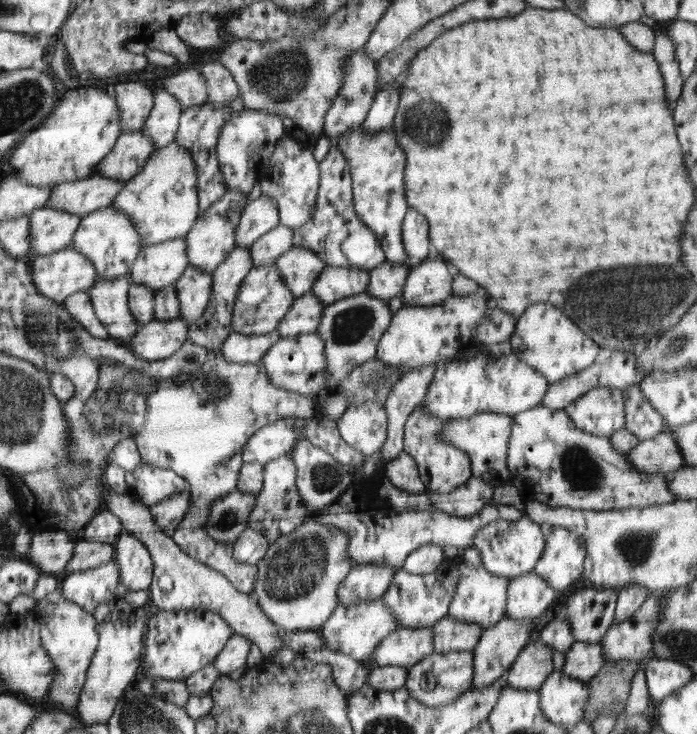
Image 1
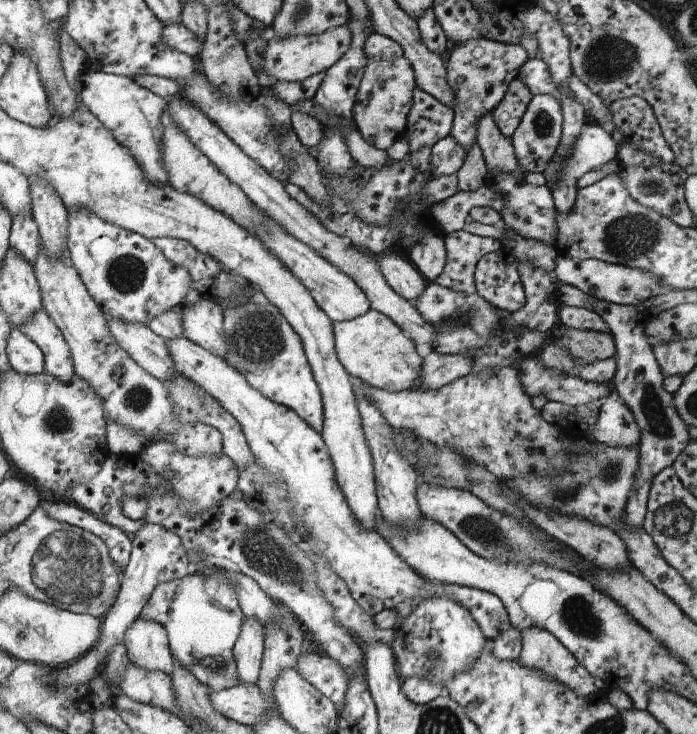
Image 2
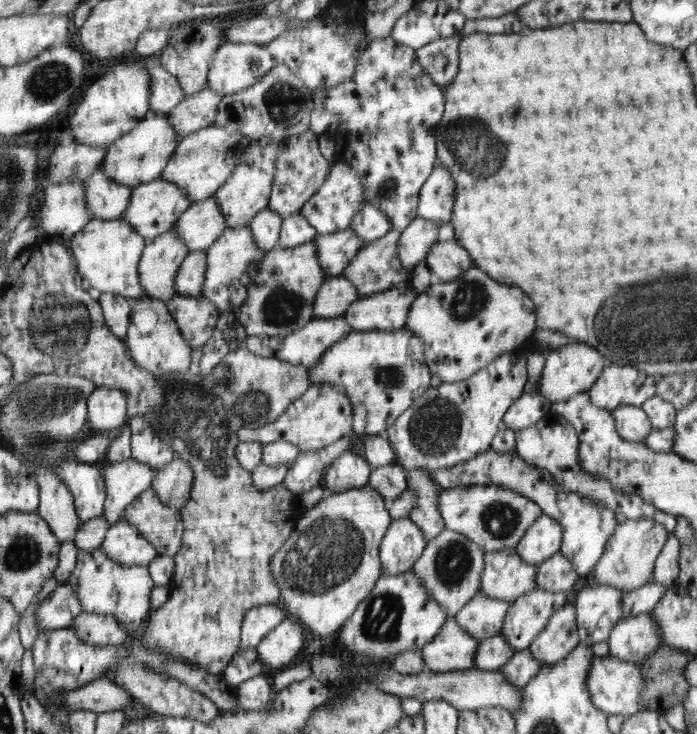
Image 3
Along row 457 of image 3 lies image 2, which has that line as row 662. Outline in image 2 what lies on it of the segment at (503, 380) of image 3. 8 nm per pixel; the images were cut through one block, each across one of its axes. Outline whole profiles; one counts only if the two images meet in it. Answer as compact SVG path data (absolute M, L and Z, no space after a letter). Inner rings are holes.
M448 596L423 598L414 608L414 612L395 628L392 647L396 656L397 672L401 680L410 676L426 676L434 684L440 682L445 691L452 676L468 670L480 658L487 640L473 614L456 600Z

